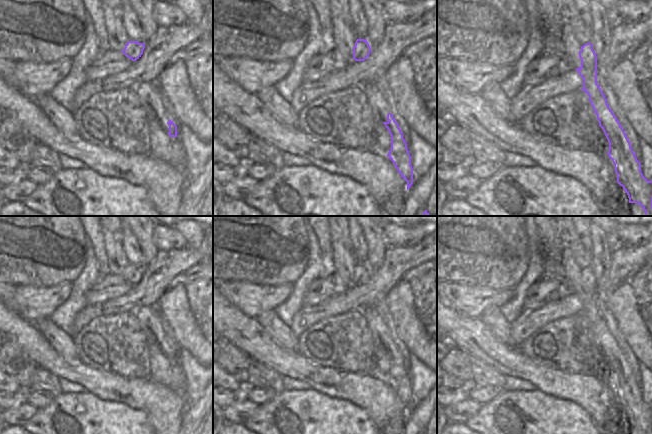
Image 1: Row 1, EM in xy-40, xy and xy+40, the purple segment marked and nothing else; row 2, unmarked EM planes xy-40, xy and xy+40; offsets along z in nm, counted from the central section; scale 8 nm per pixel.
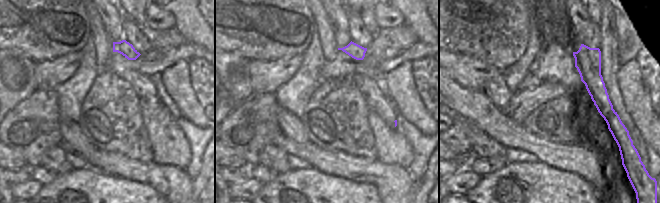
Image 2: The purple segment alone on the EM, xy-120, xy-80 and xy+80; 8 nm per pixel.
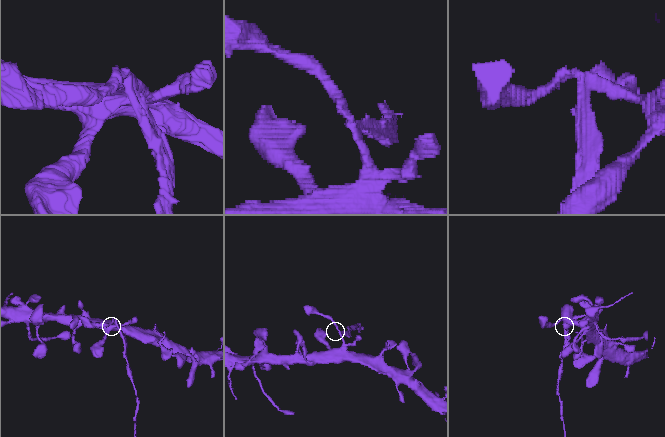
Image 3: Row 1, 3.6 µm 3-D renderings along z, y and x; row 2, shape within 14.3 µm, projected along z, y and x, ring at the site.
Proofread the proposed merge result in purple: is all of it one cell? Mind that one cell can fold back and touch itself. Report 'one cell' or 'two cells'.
two cells

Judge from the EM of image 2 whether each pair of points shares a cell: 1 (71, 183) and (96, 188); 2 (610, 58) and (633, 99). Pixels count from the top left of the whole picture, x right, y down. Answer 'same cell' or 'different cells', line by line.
1: same cell
2: different cells

